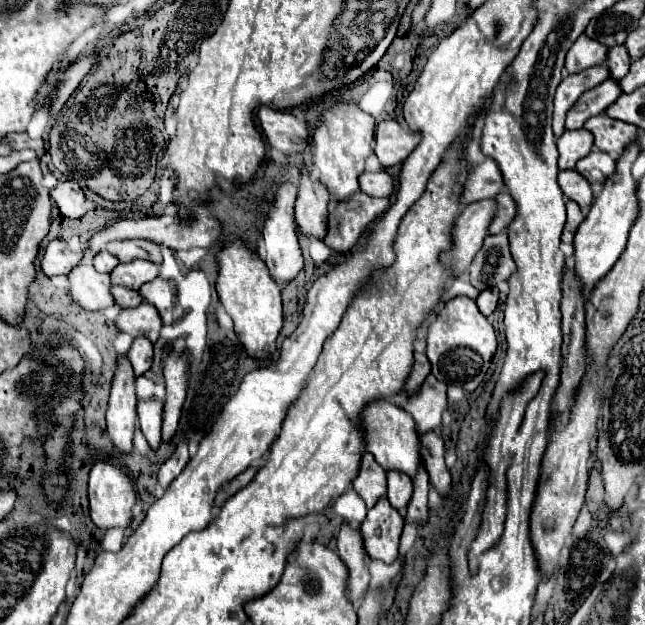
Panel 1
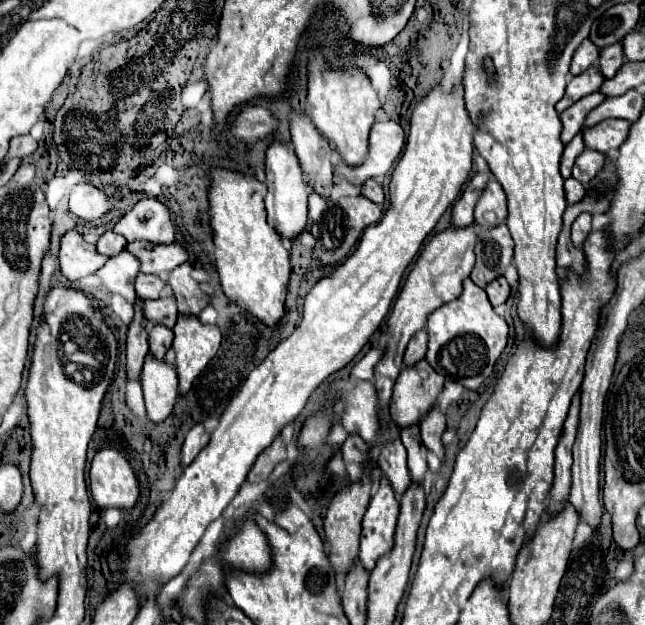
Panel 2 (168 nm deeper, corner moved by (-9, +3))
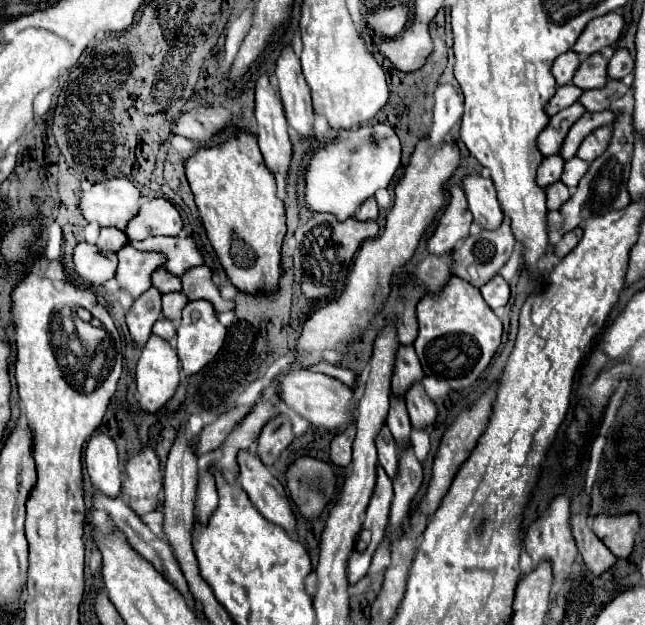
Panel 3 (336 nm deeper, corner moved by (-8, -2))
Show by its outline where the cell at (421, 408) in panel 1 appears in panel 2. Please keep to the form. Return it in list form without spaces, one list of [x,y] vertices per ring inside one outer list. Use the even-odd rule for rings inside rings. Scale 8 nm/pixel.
[[[424,359],[408,365],[394,385],[390,403],[392,421],[398,427],[416,425],[432,409],[442,387],[444,377],[436,373]]]

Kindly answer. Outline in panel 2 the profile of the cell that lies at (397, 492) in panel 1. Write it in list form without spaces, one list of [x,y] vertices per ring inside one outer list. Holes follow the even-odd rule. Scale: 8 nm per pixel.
[[[400,439],[388,441],[386,445],[382,445],[380,455],[376,457],[376,463],[380,467],[380,471],[390,479],[396,495],[402,495],[402,491],[406,491],[406,487],[410,485],[410,473],[406,467],[406,449],[400,443]]]

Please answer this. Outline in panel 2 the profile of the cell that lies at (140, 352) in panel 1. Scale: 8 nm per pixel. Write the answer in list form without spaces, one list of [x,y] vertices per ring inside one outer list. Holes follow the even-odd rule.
[[[156,323],[156,325],[150,327],[150,337],[148,337],[148,341],[150,341],[150,351],[156,355],[156,359],[162,359],[162,357],[164,357],[164,353],[166,353],[168,347],[172,345],[172,339],[174,339],[172,329],[162,327],[160,323]]]

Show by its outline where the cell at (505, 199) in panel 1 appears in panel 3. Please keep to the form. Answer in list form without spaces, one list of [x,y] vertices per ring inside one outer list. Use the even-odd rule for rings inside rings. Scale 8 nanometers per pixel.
[[[467,176],[463,180],[463,190],[467,194],[467,202],[469,202],[469,210],[473,214],[473,220],[483,230],[499,228],[503,222],[503,212],[497,204],[497,194],[495,194],[491,178]]]

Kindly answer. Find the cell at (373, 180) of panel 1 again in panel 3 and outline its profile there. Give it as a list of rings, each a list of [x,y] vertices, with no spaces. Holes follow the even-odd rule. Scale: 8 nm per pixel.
[[[369,198],[359,206],[359,210],[355,212],[355,218],[357,220],[377,220],[377,214],[379,214],[379,206],[375,198]]]

